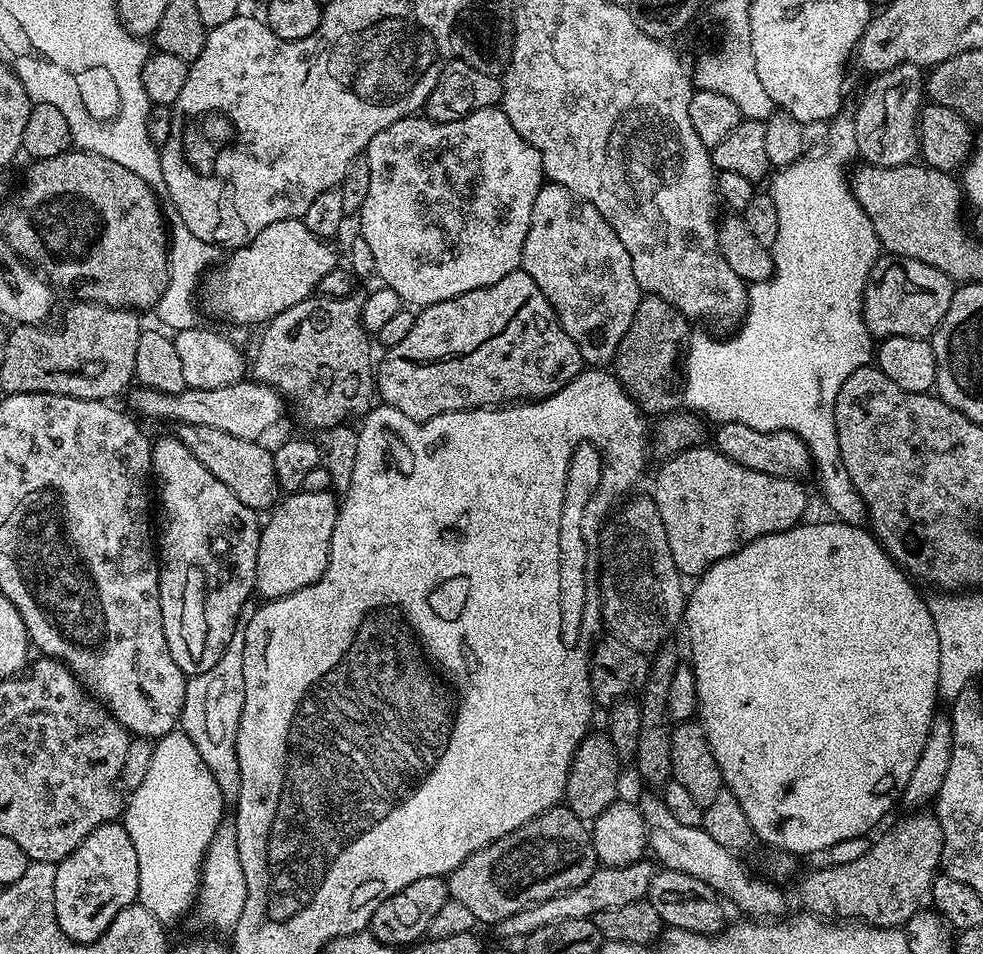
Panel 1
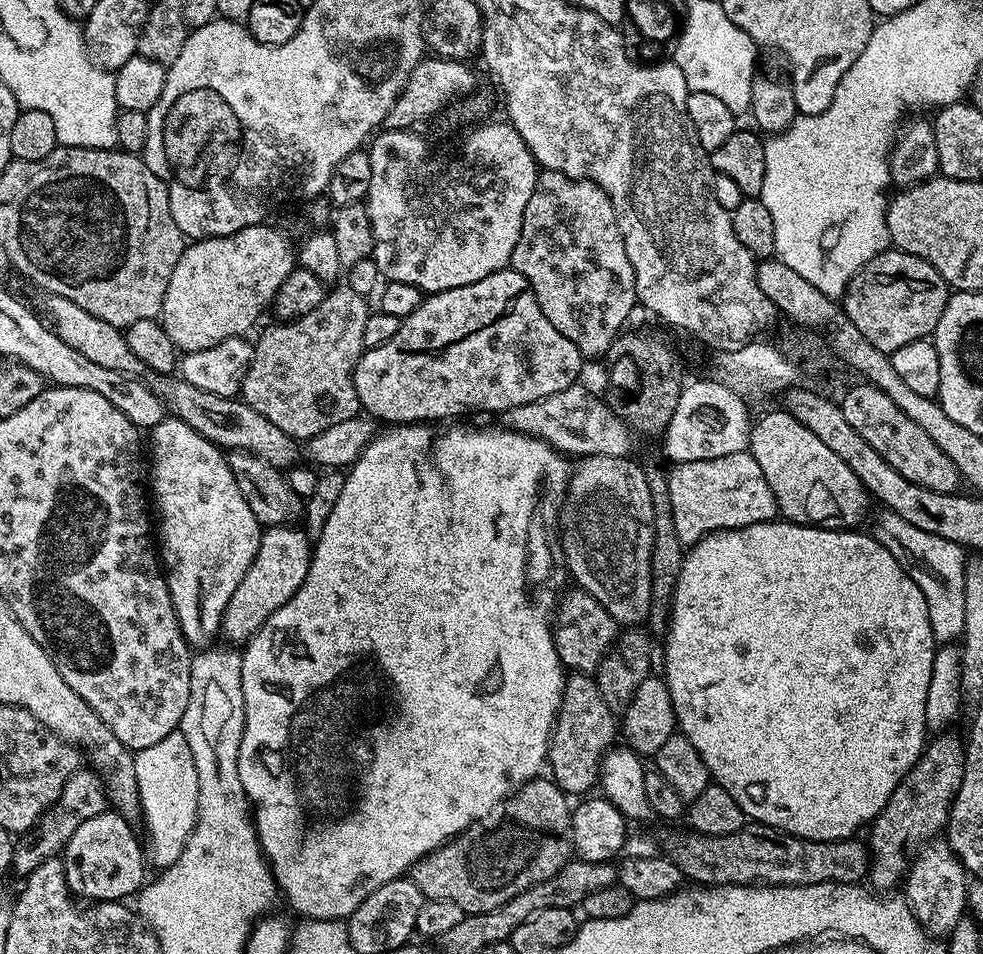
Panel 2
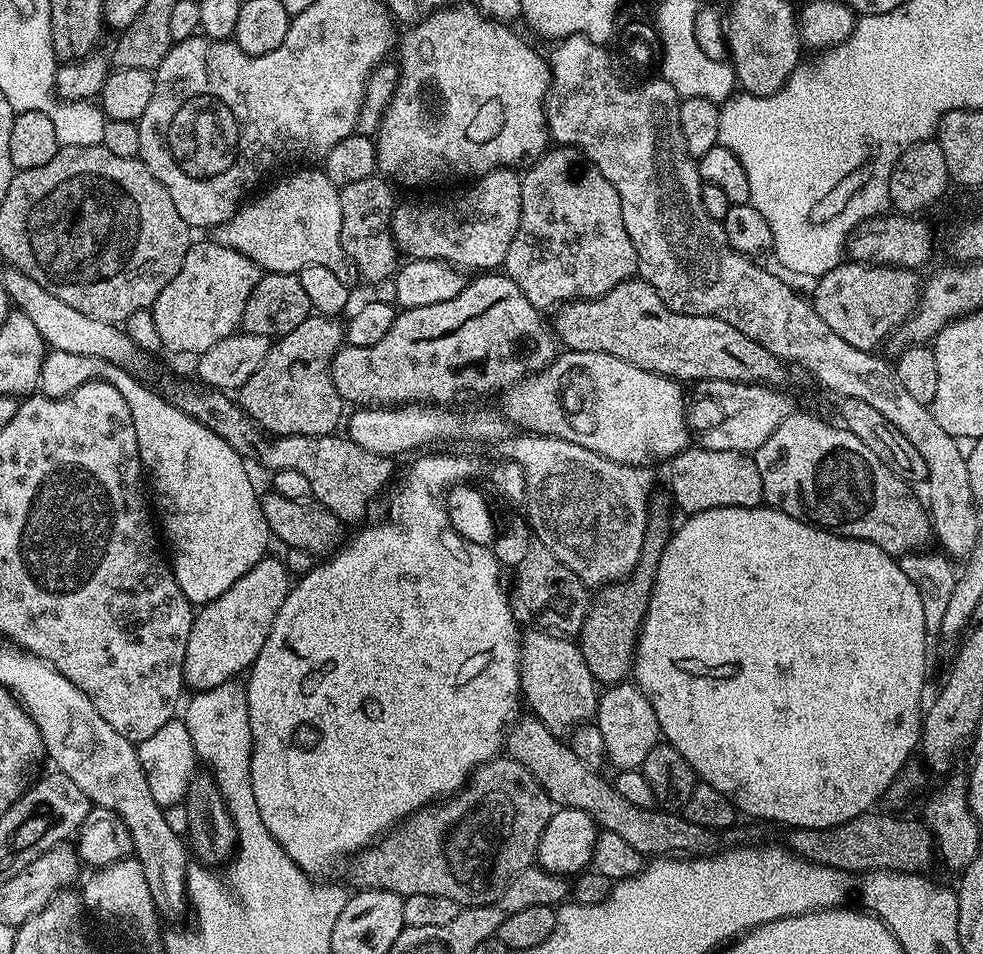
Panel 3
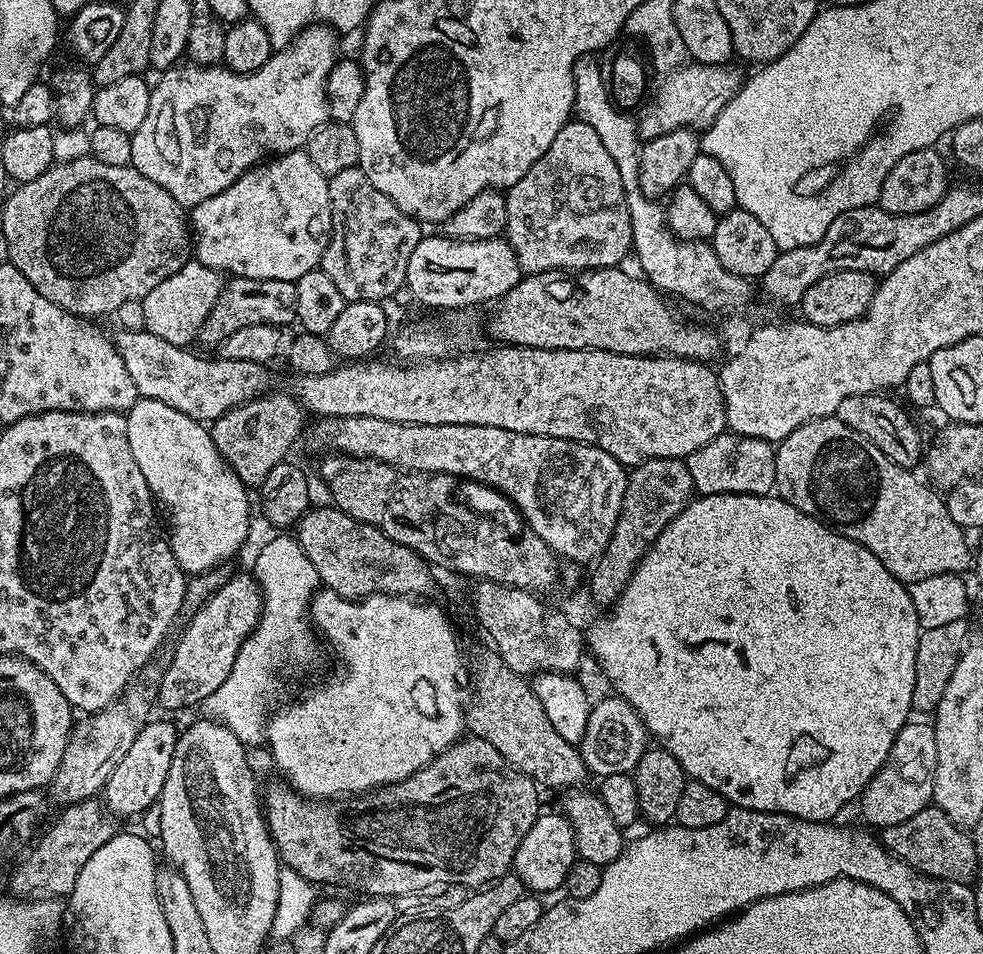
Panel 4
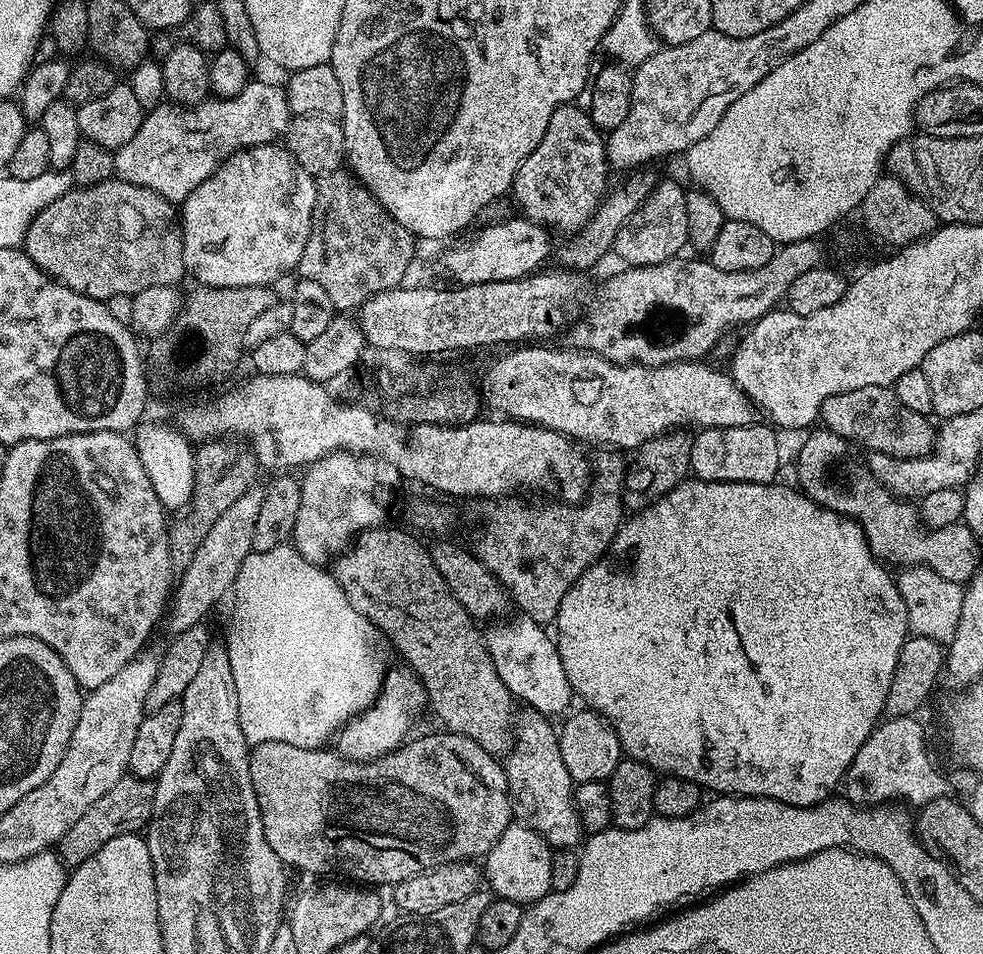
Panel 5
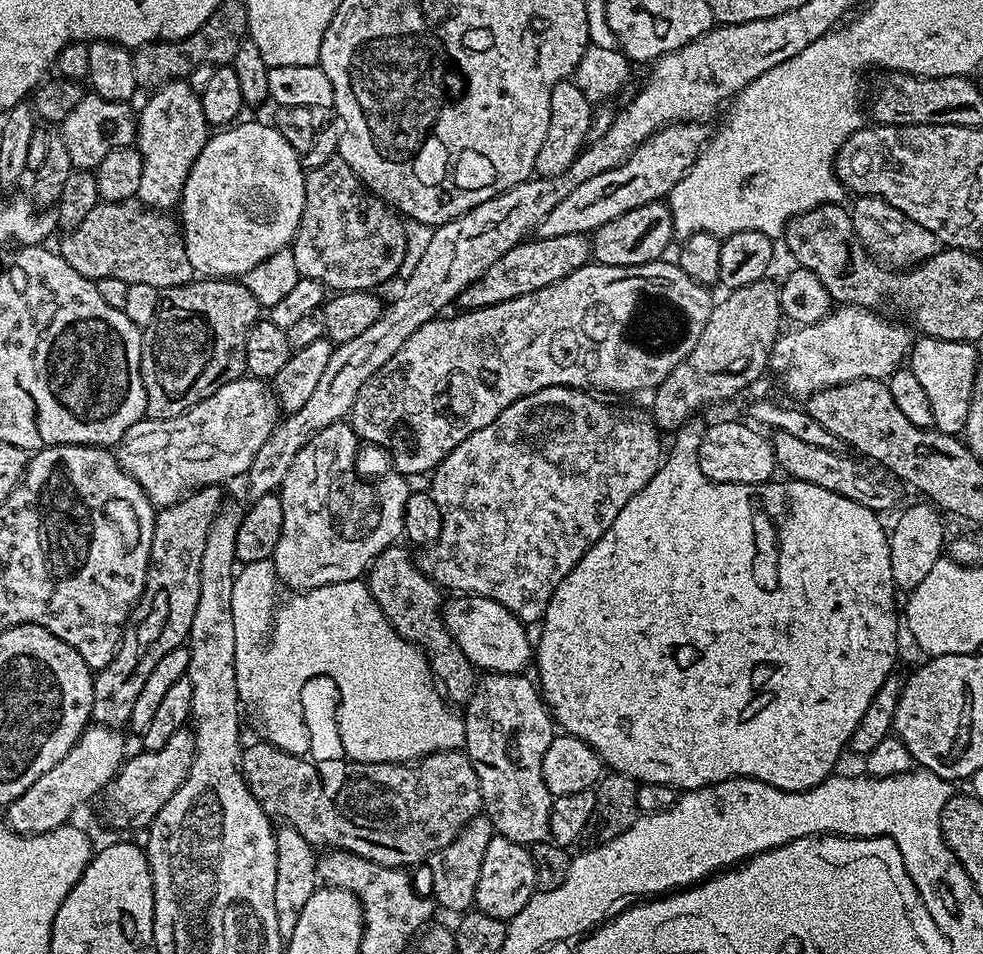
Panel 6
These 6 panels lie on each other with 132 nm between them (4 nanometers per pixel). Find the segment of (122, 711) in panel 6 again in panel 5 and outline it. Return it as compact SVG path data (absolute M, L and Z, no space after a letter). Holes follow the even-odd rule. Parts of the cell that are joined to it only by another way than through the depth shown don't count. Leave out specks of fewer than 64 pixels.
M217 438L201 443L195 449L196 477L192 503L181 515L185 516L168 529L168 549L172 555L173 569L182 570L188 565L190 558L194 558L194 550L198 550L202 538L206 538L210 526L214 526L222 510L234 506L234 502L238 502L238 498L242 498L242 494L257 483L258 464L253 453L247 447L239 448L236 444L239 443L232 438Z

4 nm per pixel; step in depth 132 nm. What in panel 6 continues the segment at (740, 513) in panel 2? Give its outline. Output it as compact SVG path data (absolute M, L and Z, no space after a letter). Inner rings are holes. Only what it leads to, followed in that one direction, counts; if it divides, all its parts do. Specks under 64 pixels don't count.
M724 420L721 424L709 423L705 427L702 446L698 450L698 466L702 466L702 474L715 484L766 484L777 475L776 450L771 439L755 432L756 428L748 424Z

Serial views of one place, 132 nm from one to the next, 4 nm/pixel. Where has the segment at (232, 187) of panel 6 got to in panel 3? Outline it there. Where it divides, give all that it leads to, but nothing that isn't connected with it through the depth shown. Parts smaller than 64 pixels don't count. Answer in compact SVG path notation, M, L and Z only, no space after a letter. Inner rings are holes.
M323 170L296 172L293 176L278 181L273 188L267 188L253 195L247 202L241 203L240 209L226 223L217 226L214 230L216 243L246 254L246 258L250 258L264 272L298 274L306 266L326 266L326 270L331 270L342 283L355 285L354 282L358 280L356 267L342 244L340 189L330 182L330 178L326 178Z

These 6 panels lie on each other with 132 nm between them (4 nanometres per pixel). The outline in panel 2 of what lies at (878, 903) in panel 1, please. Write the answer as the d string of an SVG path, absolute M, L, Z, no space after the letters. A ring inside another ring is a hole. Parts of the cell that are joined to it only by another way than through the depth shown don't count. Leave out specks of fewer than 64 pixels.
M948 730L943 734L936 734L927 741L924 752L918 758L918 762L904 776L902 782L895 788L890 801L883 807L869 827L870 838L868 837L868 848L873 862L869 865L869 881L878 890L890 890L903 881L910 866L912 854L918 852L929 841L935 839L946 827L949 810L952 808L953 800L957 796L958 789L962 784L964 773L964 745L965 741L960 740Z

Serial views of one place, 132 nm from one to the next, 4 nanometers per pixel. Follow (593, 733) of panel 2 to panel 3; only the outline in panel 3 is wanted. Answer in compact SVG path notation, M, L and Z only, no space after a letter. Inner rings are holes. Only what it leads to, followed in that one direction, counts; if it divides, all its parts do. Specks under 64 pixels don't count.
M543 630L525 631L520 642L520 667L520 689L527 707L532 707L531 715L556 736L567 737L595 717L598 685L575 639Z

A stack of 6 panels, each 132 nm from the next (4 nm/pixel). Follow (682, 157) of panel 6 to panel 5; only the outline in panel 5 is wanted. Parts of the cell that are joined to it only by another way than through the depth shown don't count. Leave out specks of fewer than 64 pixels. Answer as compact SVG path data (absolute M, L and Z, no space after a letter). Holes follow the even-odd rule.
M523 218L506 220L502 224L494 224L490 228L482 229L477 236L472 236L469 240L461 239L459 242L449 243L447 245L449 248L436 260L436 272L444 279L441 281L451 281L456 286L506 282L531 276L543 265L540 263L551 254L551 238L553 239L549 229L533 223L532 220Z

